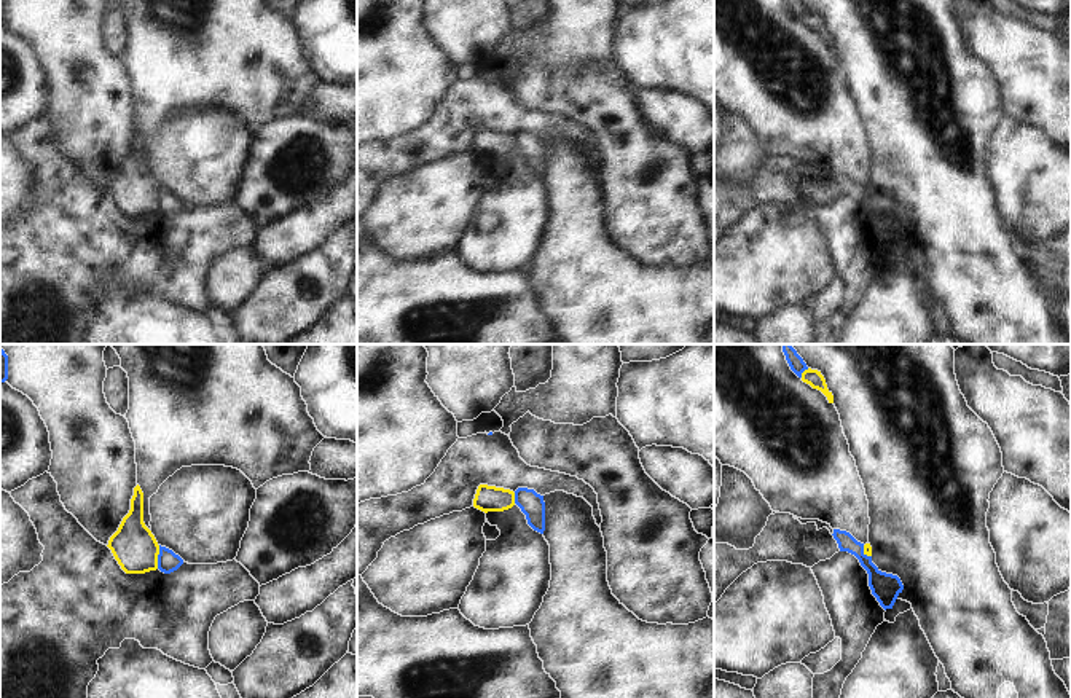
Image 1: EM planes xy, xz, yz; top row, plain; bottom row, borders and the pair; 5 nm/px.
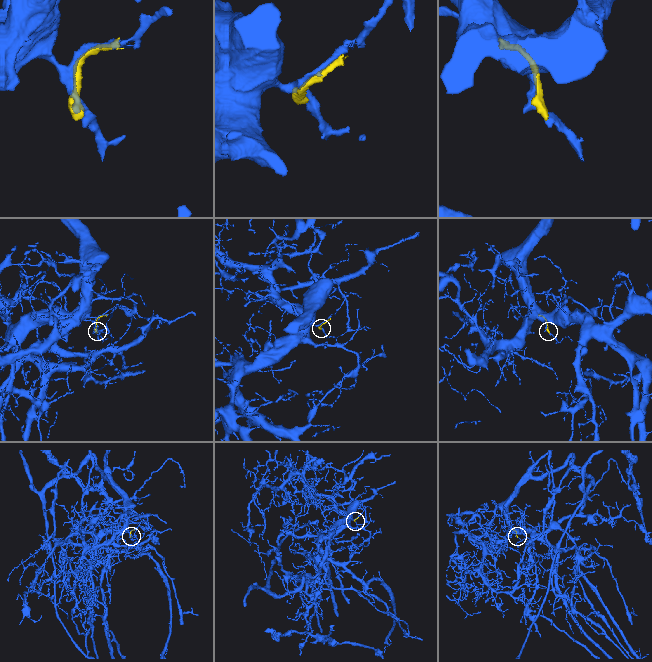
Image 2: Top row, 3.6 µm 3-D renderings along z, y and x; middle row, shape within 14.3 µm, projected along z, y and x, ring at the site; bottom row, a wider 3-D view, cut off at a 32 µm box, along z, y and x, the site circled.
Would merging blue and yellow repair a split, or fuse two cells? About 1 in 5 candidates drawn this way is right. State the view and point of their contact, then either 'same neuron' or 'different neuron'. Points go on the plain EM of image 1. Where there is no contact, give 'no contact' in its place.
xy (158, 199) | different neuron

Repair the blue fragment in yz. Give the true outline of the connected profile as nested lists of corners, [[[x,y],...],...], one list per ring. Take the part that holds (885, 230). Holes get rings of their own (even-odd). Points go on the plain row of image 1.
[[[834,172],[834,182],[838,186],[840,194],[848,194],[854,198],[861,209],[869,217],[869,229],[872,237],[877,241],[880,249],[886,252],[892,252],[897,239],[902,236],[904,228],[897,218],[881,215],[873,206],[872,199],[864,196],[864,186],[857,185],[849,175]]]

